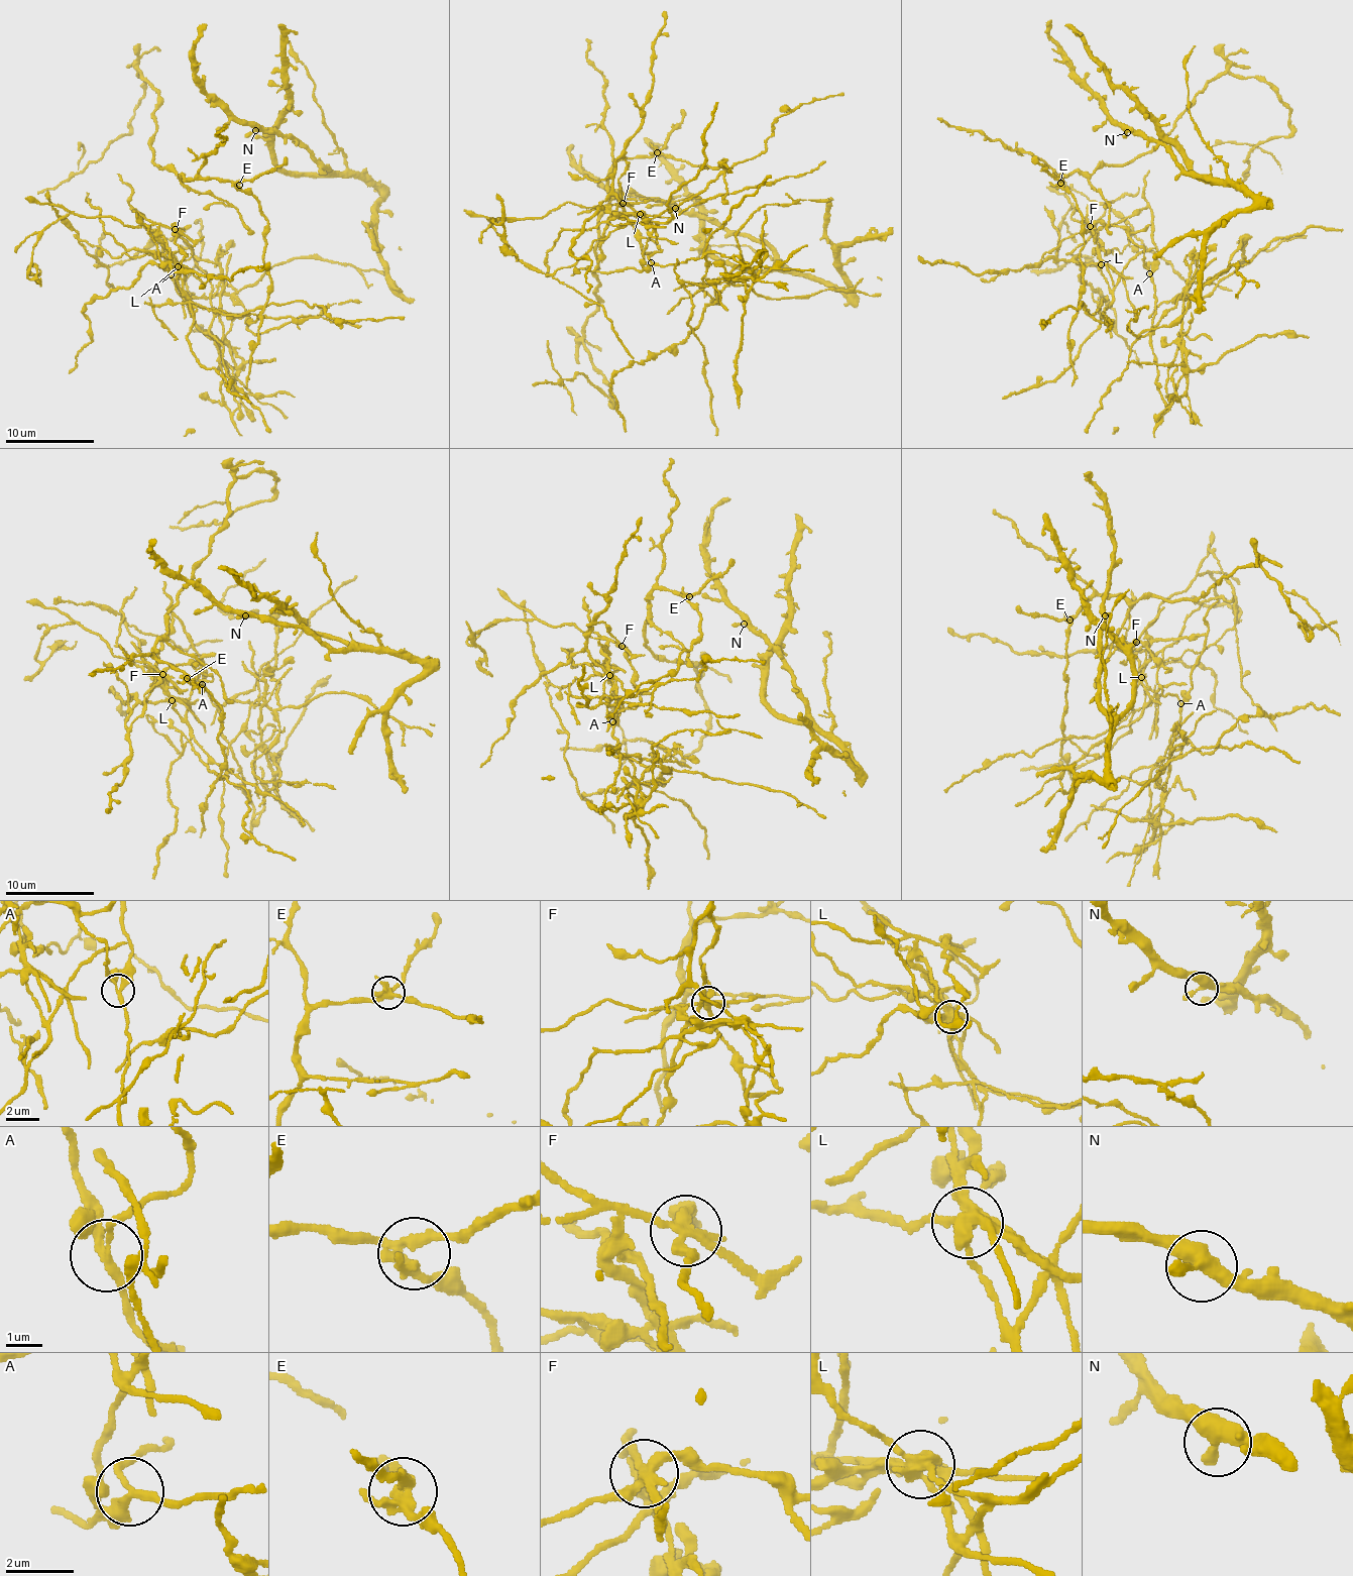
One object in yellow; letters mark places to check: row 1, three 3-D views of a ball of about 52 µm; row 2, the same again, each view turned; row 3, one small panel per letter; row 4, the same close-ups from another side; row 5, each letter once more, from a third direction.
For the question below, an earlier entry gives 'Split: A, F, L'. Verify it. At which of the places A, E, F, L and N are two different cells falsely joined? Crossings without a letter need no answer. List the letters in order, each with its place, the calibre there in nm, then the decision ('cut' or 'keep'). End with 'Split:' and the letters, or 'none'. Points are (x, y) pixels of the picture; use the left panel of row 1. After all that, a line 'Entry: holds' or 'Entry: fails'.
A: at (171, 274); 220 nm thick; cut
E: at (239, 185); 220 nm thick; keep
F: at (175, 229); 280 nm thick; cut
L: at (178, 266); 400 nm thick; cut
N: at (255, 130); 400 nm thick; keep
Split: A, F, L
Entry: holds

